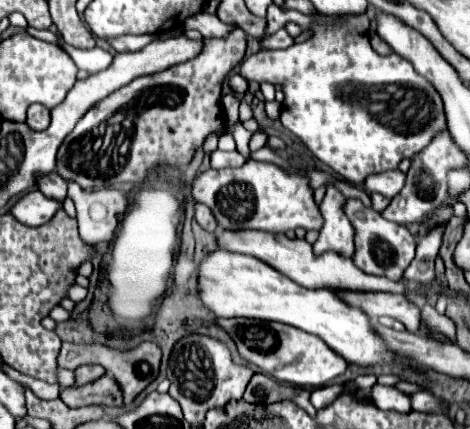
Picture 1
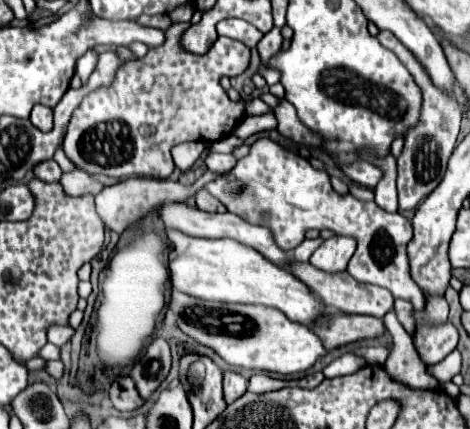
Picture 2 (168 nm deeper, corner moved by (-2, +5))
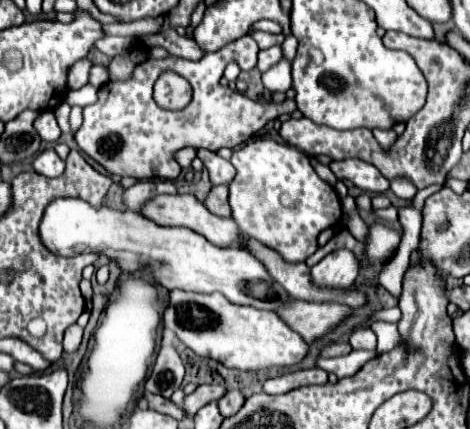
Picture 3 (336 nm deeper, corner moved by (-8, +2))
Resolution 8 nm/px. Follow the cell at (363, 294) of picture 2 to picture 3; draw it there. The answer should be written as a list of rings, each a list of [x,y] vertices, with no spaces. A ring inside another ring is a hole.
[[[246,234],[242,236],[244,236],[242,238],[244,248],[252,252],[256,258],[260,258],[270,278],[278,282],[292,298],[306,300],[306,302],[340,302],[348,306],[362,306],[366,302],[364,294],[358,290],[326,290],[326,288],[314,286],[308,276],[310,268],[304,262],[296,262],[296,264],[286,262],[284,258],[280,258],[280,254],[260,244],[258,240],[246,238]]]

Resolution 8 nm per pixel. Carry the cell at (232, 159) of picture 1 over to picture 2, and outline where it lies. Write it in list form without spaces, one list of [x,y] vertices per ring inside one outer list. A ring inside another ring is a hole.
[[[208,153],[206,157],[206,165],[210,171],[218,171],[218,173],[226,173],[236,165],[236,157],[234,155],[222,155],[222,153]]]

